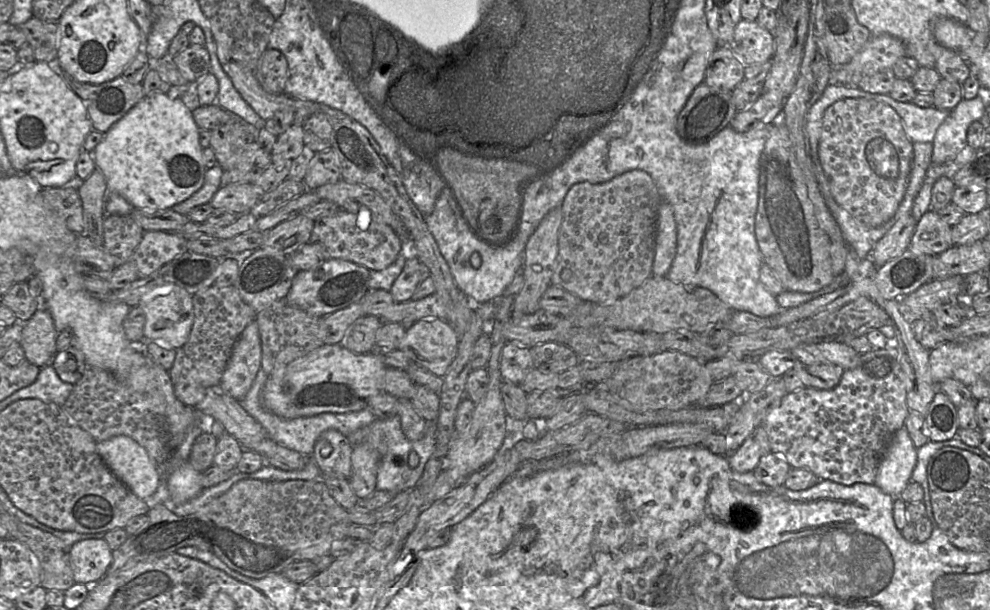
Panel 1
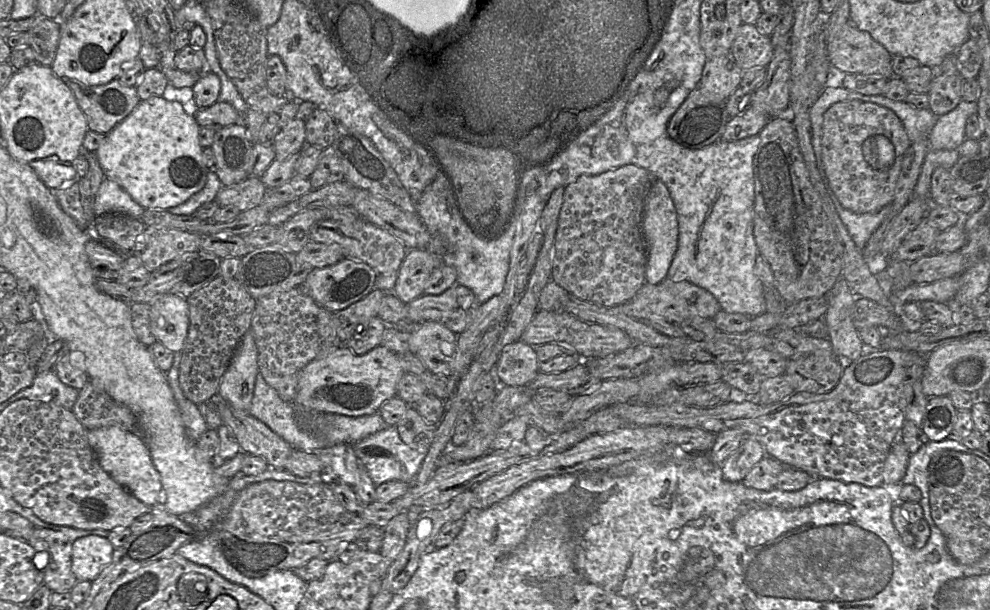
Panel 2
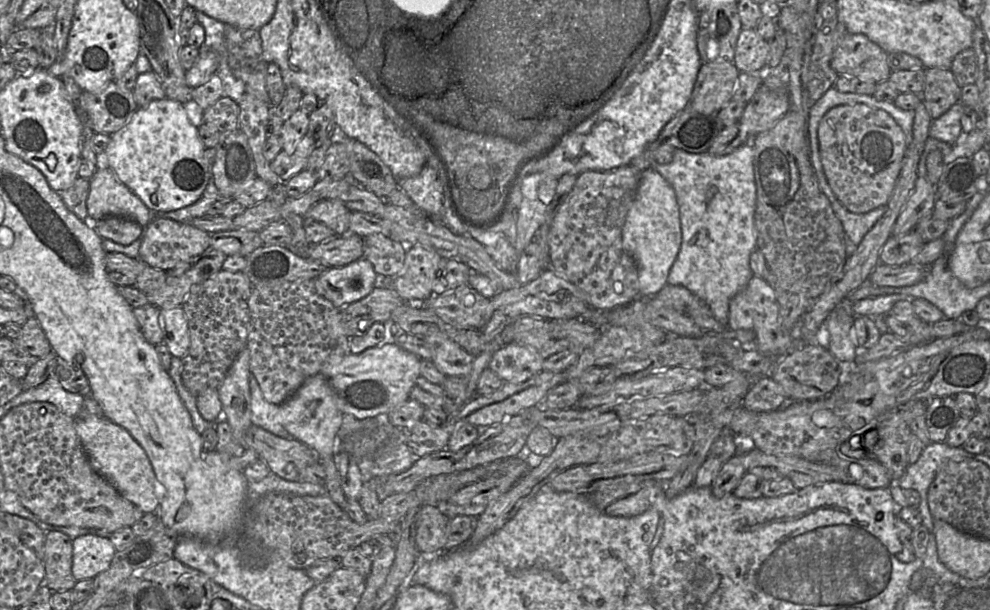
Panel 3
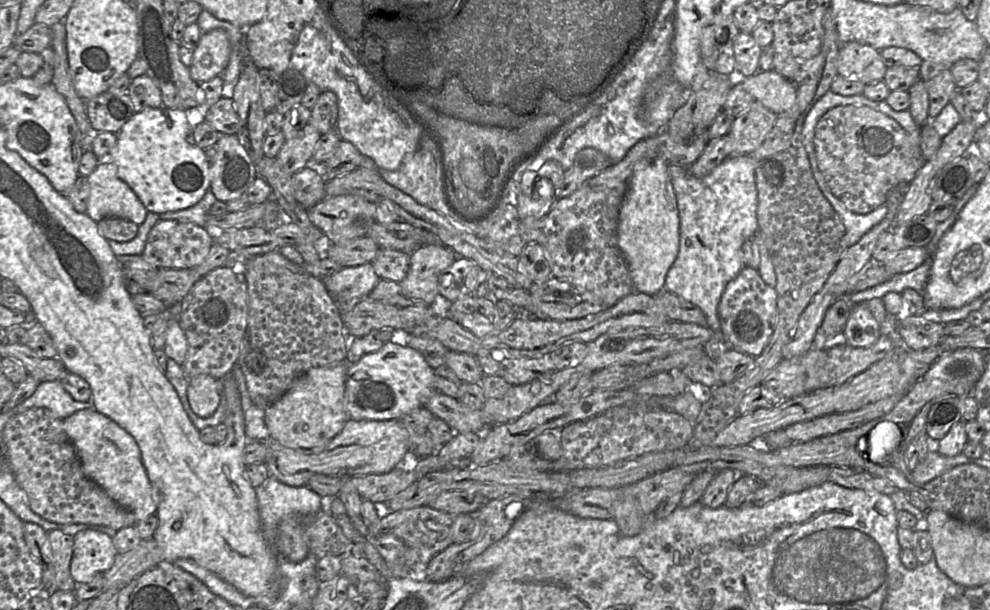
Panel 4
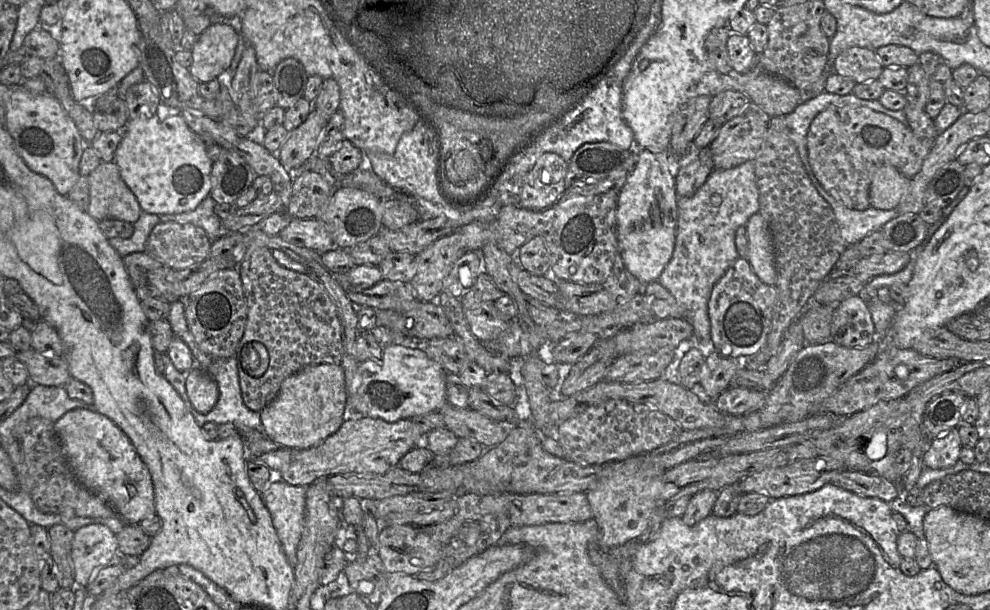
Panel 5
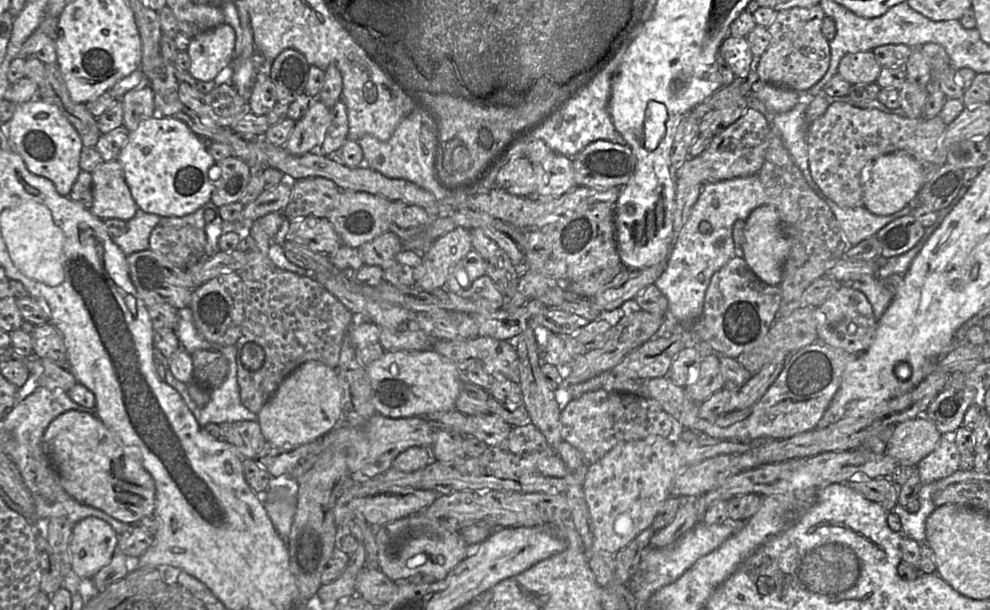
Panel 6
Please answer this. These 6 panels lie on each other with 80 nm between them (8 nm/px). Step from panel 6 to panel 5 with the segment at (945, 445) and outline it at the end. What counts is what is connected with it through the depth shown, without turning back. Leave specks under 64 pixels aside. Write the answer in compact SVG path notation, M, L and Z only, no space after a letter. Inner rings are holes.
M958 427L931 440L930 448L923 456L924 466L944 469L954 466L962 449Z

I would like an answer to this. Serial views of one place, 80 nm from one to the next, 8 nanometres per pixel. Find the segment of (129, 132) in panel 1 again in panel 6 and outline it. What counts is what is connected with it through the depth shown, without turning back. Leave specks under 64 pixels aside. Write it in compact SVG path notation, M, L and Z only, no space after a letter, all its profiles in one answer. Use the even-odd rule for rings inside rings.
M150 117L139 123L136 130L128 135L128 140L121 148L117 159L123 169L124 179L138 208L146 213L161 217L181 217L195 212L211 200L212 182L216 179L213 166L216 161L207 152L201 138L181 120L174 117Z

